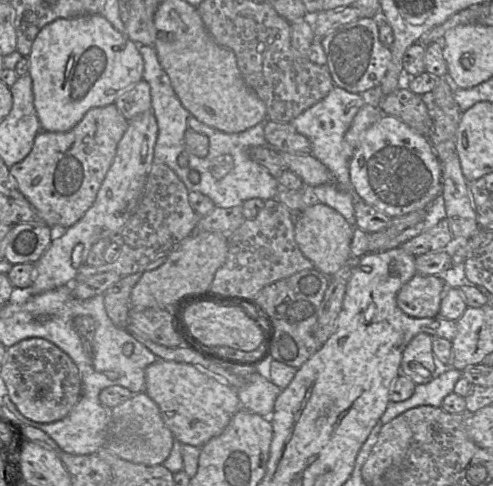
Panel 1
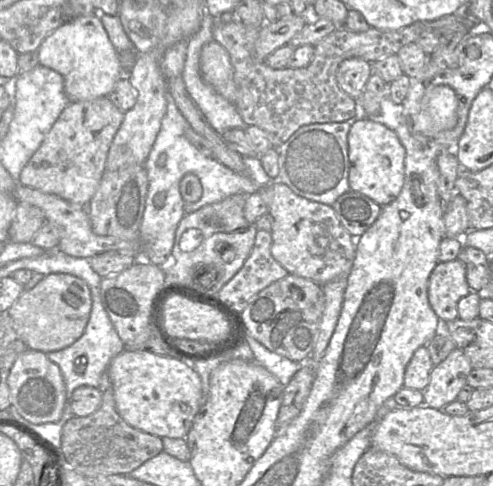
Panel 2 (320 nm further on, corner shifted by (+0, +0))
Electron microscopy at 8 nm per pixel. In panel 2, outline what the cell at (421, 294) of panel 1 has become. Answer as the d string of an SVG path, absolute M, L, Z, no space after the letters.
M462 260L438 262L429 277L428 301L439 319L457 319L458 301L470 292Z

